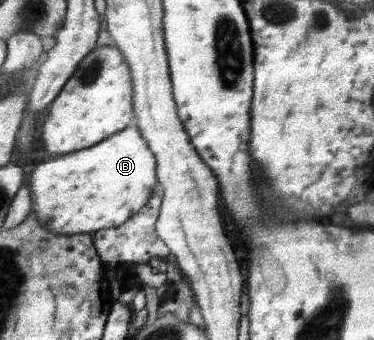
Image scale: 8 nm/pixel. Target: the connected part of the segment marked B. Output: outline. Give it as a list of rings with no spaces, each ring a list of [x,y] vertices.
[[[133,120],[129,126],[123,128],[123,131],[107,137],[101,143],[94,144],[89,150],[59,156],[39,164],[29,180],[33,200],[32,213],[37,216],[37,222],[43,224],[43,228],[57,235],[95,233],[103,229],[119,227],[142,210],[154,194],[157,179],[157,161],[154,153],[151,152],[146,138],[139,132]]]

